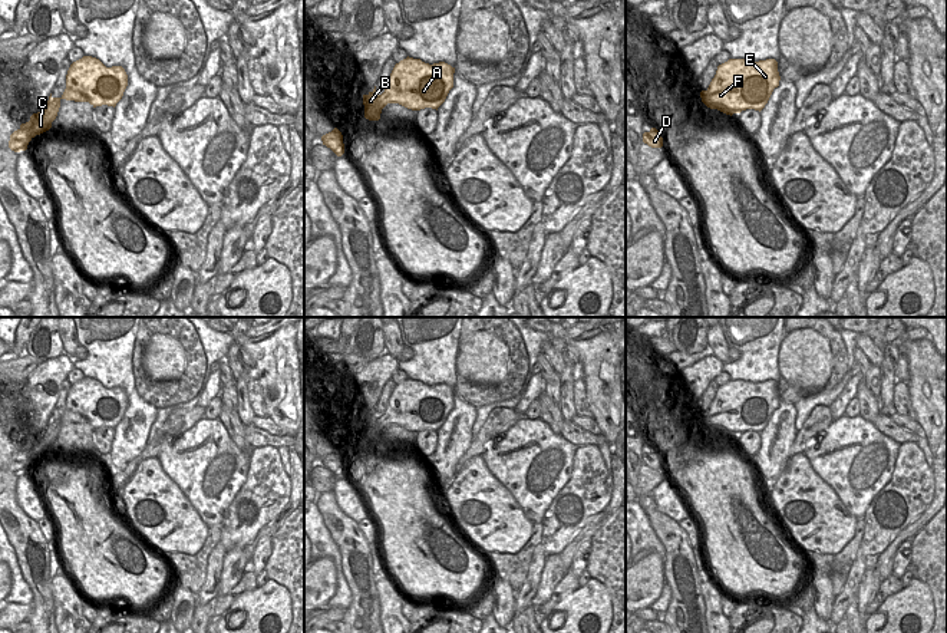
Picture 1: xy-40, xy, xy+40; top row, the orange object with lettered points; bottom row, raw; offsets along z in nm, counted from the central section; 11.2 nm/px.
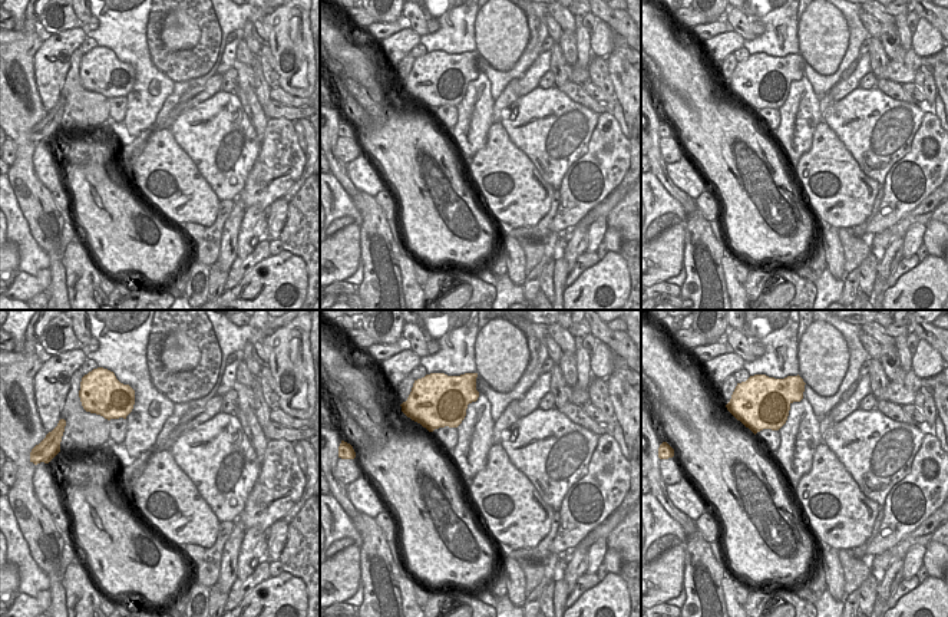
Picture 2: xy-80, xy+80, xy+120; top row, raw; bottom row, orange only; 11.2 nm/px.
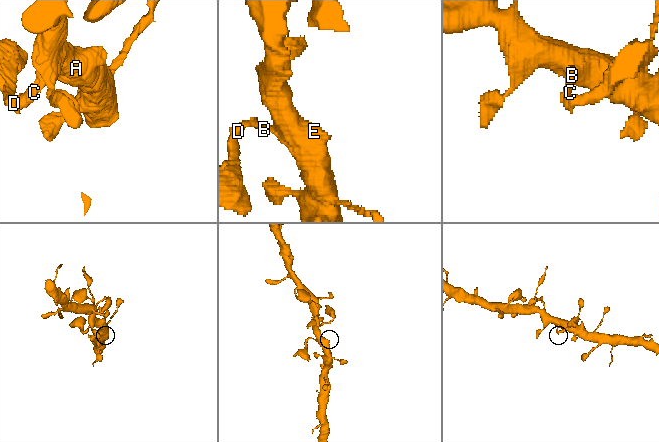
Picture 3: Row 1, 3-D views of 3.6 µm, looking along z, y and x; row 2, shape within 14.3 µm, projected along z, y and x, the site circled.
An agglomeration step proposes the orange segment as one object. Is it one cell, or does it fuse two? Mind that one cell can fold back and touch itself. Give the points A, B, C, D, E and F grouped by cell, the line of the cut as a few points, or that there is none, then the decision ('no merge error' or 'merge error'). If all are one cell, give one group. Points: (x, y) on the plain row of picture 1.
groups A B C D E F; cut none; no merge error

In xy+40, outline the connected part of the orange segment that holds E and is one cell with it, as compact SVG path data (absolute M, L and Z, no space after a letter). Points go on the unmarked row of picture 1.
M729 380L717 388L709 409L700 413L702 423L726 436L746 431L762 432L779 408L778 383Z

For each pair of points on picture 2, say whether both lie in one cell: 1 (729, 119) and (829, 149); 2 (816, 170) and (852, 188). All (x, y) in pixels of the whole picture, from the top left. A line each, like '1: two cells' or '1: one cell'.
1: two cells
2: one cell

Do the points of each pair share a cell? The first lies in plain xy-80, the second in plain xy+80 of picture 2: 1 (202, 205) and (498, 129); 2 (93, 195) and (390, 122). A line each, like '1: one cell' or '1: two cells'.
1: one cell
2: one cell

